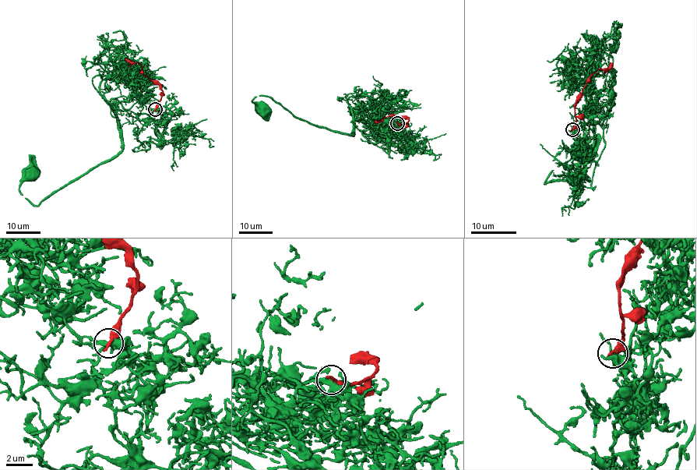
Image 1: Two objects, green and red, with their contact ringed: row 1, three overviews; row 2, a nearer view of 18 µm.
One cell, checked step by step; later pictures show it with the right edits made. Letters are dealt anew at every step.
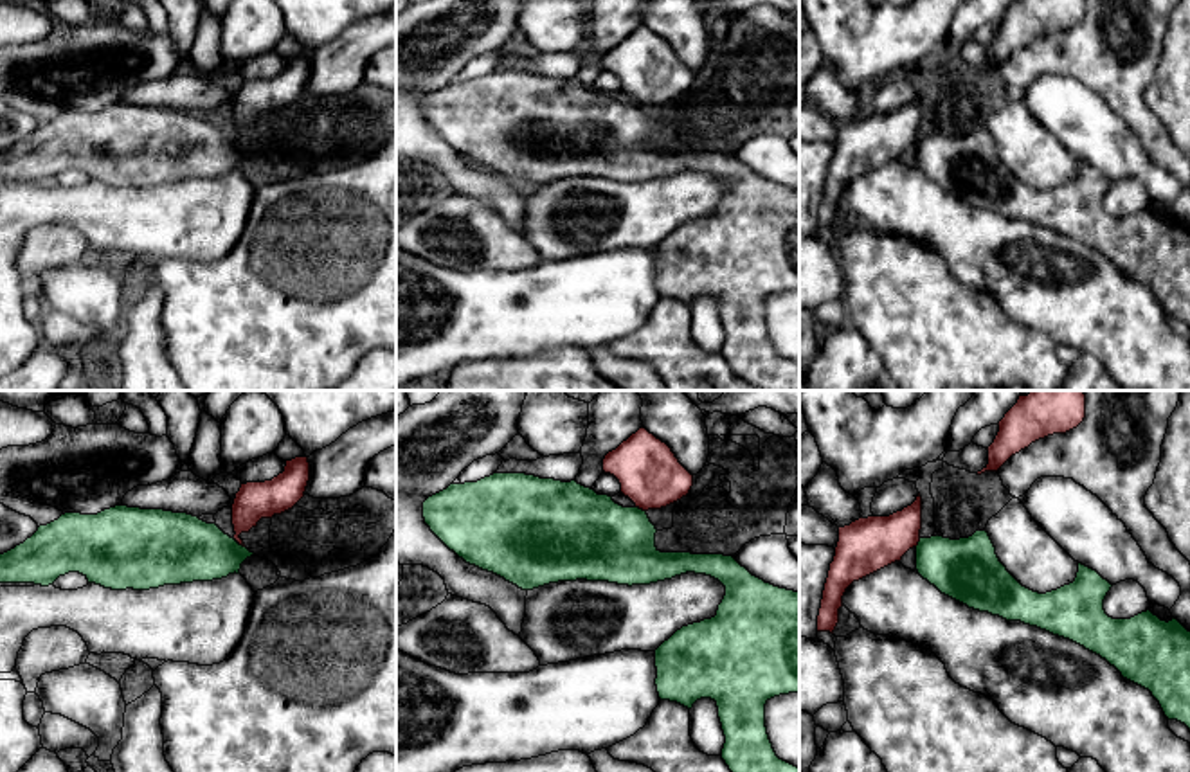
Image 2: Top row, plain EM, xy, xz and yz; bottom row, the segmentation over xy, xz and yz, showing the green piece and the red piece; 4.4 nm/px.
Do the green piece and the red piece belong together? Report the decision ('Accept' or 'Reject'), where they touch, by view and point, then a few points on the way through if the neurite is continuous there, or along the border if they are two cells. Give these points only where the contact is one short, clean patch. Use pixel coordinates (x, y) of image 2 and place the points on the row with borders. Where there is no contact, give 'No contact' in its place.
Reject. Touches green at xy (236, 542). Boundary: xy (233, 538), (243, 547)

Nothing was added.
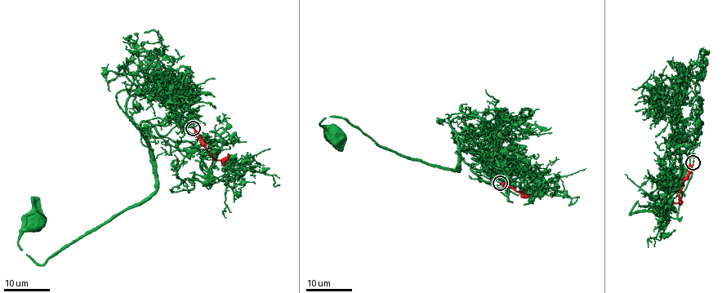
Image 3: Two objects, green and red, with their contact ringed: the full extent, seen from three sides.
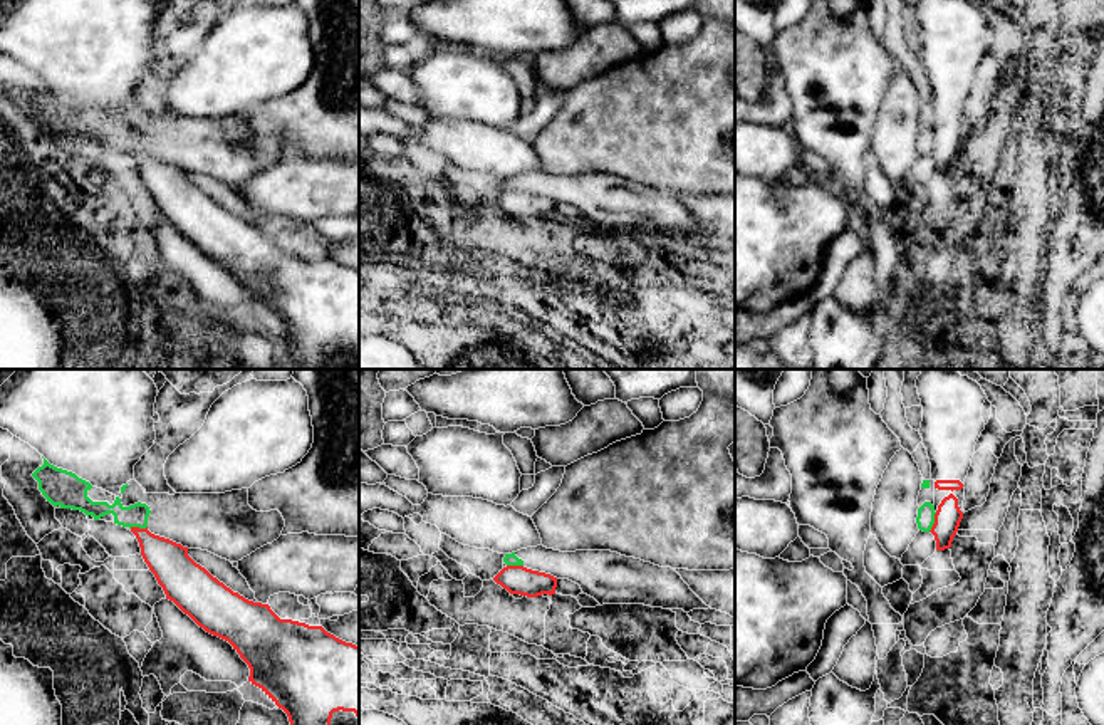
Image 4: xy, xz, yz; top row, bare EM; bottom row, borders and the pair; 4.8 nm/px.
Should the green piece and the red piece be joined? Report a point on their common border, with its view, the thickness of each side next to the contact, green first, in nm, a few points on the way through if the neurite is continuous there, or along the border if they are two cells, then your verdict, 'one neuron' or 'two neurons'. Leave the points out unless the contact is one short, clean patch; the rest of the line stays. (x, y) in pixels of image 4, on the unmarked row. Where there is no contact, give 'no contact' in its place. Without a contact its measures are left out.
meets green in yz at (933, 146); 90 nm thick on the green side, 130 nm on the other; two neurons

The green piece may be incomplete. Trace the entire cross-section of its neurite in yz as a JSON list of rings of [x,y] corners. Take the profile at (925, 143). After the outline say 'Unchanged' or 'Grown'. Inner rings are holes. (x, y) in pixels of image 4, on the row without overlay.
[[[923,104],[921,114],[918,119],[918,153],[923,156],[930,156],[935,148],[935,104]]]. Grown

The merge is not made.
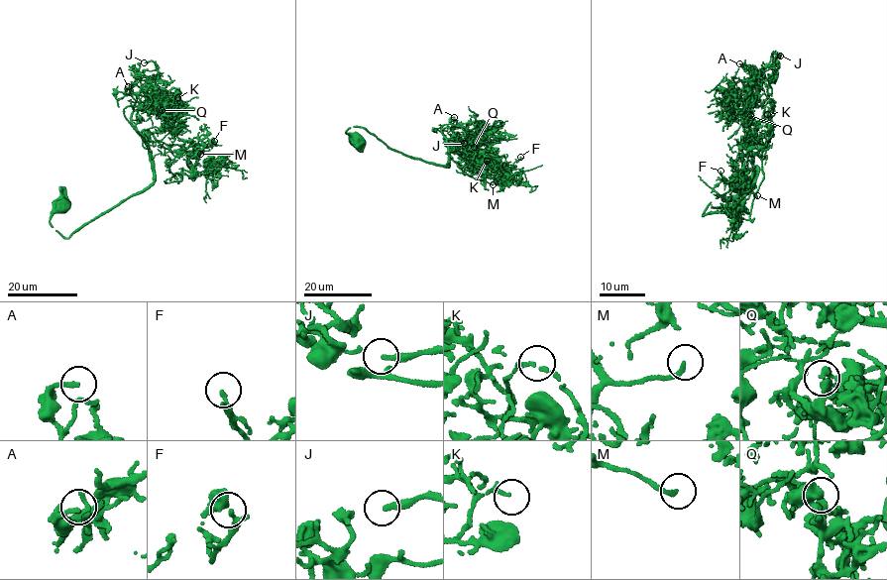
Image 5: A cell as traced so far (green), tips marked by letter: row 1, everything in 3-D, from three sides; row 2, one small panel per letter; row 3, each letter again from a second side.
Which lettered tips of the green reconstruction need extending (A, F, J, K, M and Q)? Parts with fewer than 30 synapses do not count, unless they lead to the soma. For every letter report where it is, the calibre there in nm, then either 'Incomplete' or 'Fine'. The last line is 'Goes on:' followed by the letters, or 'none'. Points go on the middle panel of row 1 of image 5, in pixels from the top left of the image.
A: Place: (454, 117). Thickness 180 nm. Fine
F: Place: (520, 157). Thickness 240 nm. Fine
J: Place: (464, 143). Thickness 190 nm. Incomplete
K: Place: (487, 161). Thickness 150 nm. Fine
M: Place: (493, 184). Thickness 180 nm. Incomplete
Q: Place: (474, 147). Thickness 320 nm. Fine
Goes on: J, M

